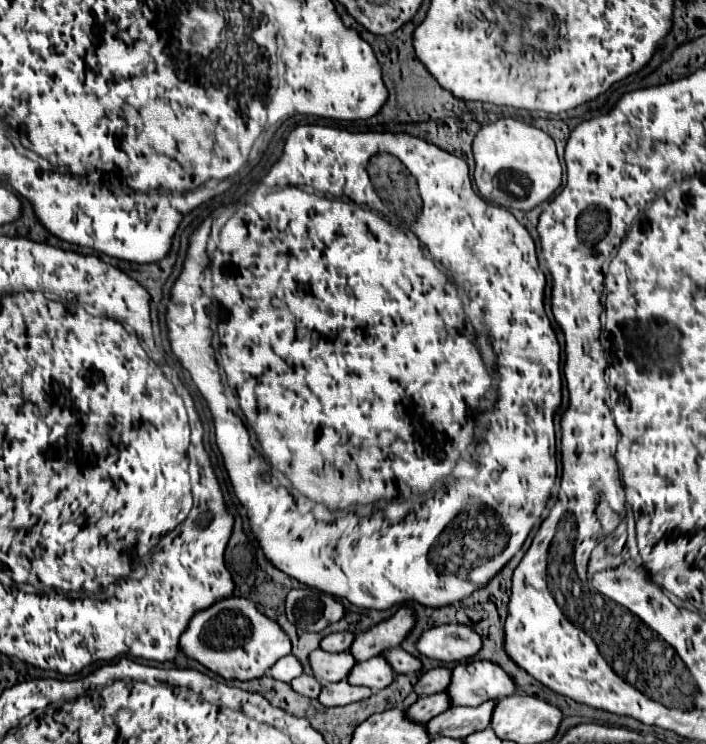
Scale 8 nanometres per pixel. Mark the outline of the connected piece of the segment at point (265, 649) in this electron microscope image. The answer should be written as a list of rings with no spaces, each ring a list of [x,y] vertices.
[[[225,597],[191,619],[189,629],[181,635],[179,649],[185,657],[199,661],[223,679],[251,681],[263,677],[277,659],[289,655],[291,641],[279,625],[259,613],[249,599]]]

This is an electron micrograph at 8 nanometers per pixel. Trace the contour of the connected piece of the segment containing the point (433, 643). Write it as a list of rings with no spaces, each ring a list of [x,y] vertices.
[[[441,625],[425,631],[415,643],[417,651],[443,663],[473,657],[481,649],[481,637],[467,625]]]

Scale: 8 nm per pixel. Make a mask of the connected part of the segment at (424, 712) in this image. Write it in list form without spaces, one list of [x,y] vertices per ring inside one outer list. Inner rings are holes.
[[[435,693],[429,697],[419,697],[411,707],[405,709],[405,715],[415,723],[425,725],[429,719],[437,717],[441,711],[445,711],[449,707],[451,707],[451,701],[449,701],[447,693]]]

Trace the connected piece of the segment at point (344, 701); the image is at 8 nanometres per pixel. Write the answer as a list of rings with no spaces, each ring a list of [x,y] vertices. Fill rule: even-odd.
[[[337,681],[337,683],[323,683],[317,699],[325,707],[333,707],[333,705],[349,705],[355,701],[363,701],[367,697],[371,697],[371,691],[367,687],[355,687],[349,685],[347,681]]]

